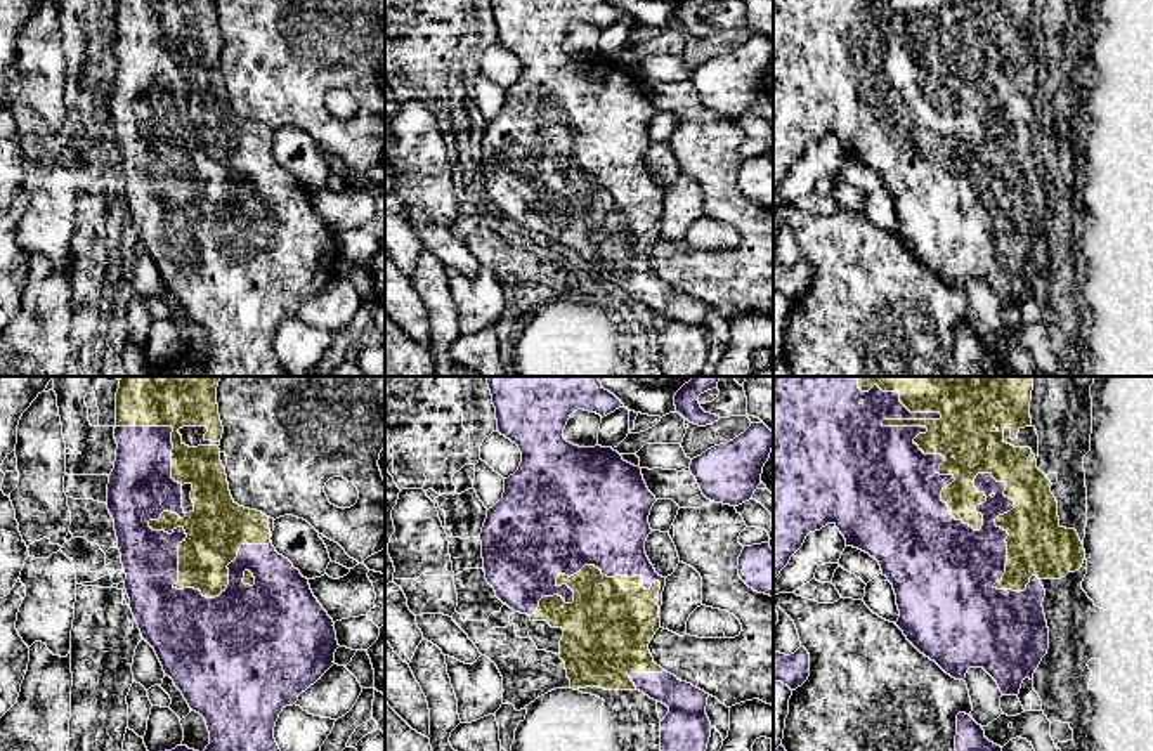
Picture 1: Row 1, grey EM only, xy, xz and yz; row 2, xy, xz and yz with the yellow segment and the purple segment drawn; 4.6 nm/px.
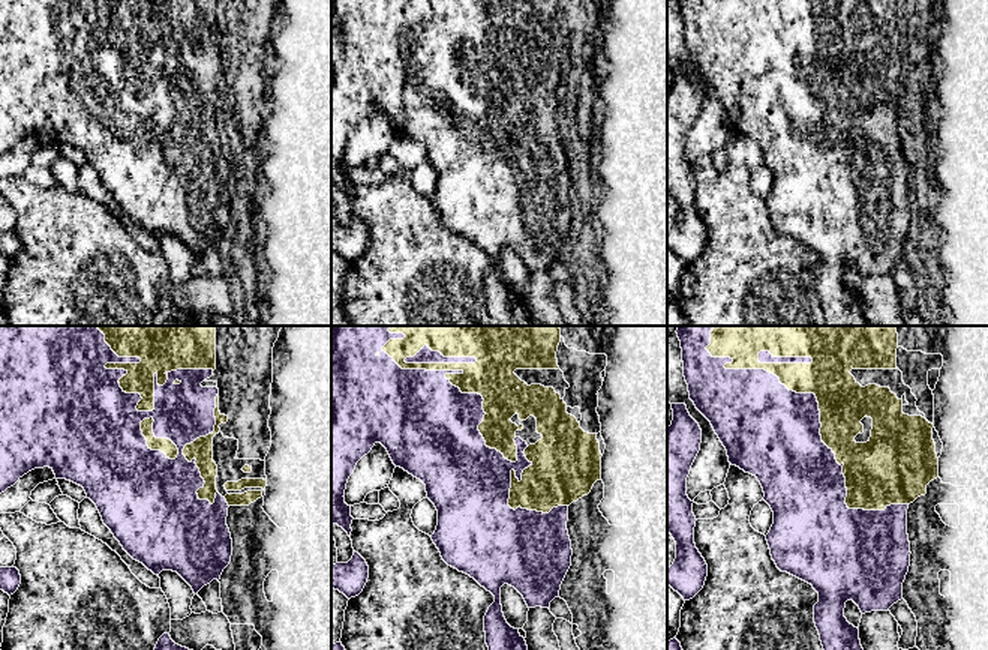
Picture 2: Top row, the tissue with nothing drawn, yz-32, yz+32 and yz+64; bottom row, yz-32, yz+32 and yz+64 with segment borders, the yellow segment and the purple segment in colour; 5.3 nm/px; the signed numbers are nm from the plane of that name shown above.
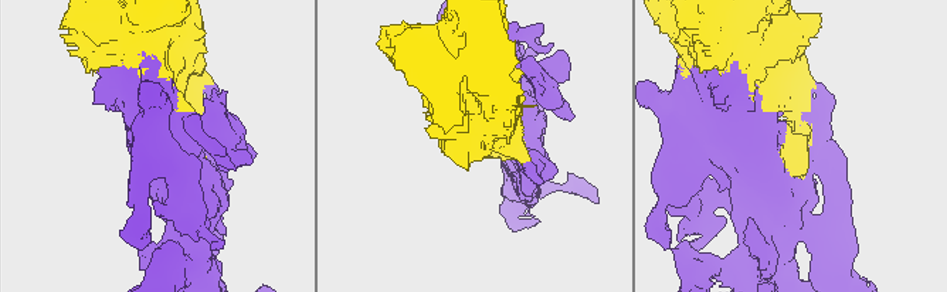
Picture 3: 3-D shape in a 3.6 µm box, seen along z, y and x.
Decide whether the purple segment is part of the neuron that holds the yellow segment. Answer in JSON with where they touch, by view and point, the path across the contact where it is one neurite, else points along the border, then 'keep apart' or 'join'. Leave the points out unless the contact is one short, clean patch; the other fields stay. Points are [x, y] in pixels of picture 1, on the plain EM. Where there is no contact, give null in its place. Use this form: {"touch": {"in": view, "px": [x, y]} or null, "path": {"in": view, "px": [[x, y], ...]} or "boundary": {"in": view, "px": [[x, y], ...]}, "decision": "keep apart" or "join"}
{"touch": {"in": "yz", "px": [942, 108]}, "decision": "join"}

